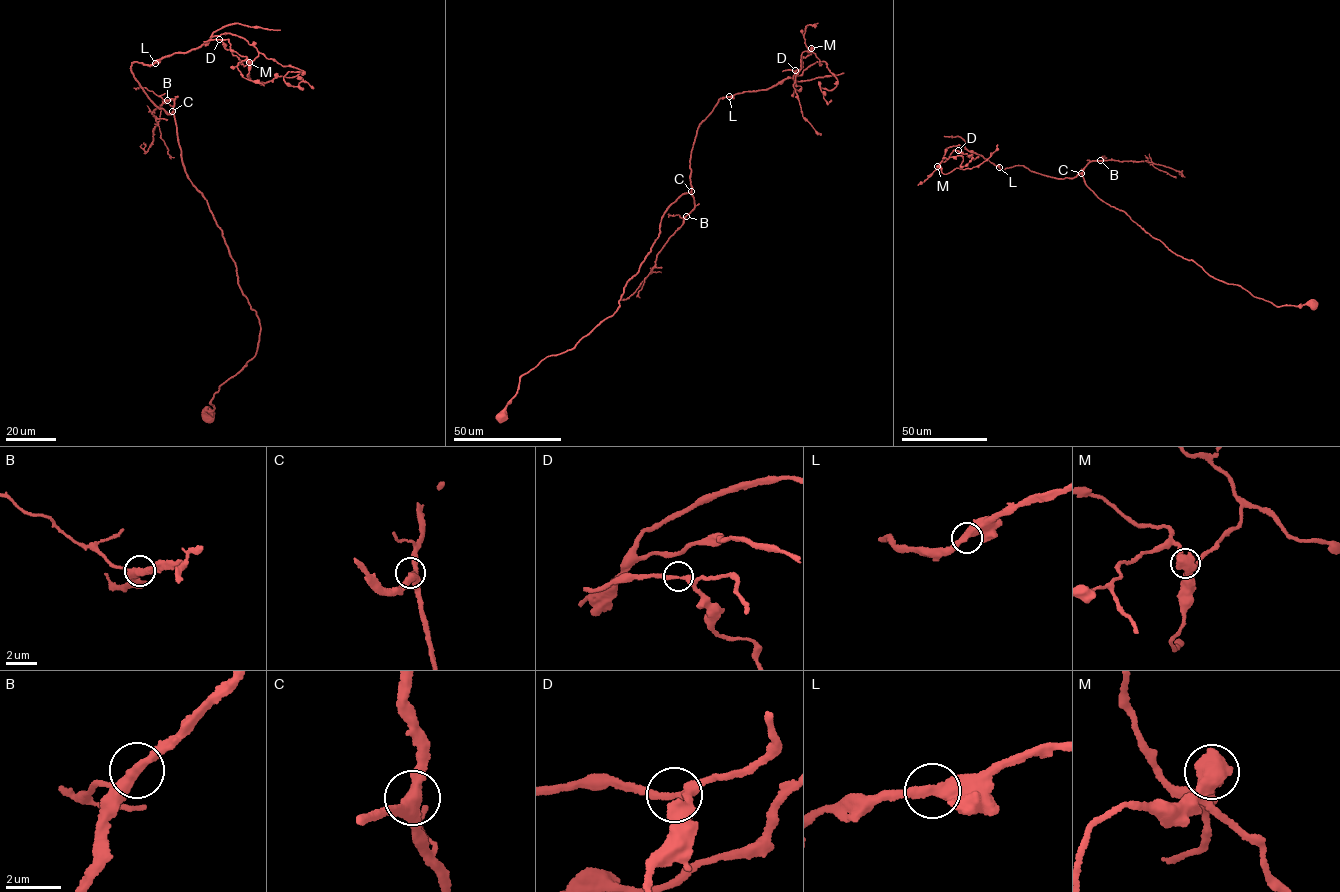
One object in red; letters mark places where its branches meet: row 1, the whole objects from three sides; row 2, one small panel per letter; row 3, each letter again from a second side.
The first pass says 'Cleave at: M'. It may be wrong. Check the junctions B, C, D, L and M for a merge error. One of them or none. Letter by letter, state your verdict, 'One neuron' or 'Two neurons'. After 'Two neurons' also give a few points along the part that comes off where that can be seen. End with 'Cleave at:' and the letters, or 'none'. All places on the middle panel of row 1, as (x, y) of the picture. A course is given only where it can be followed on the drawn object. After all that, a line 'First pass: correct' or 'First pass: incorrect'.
B: One neuron
C: One neuron
D: One neuron
L: One neuron
M: Two neurons. Course of the part to remove: (812, 48), (810, 55), (802, 59), (802, 68), (793, 76), (796, 86), (801, 87), (795, 89), (792, 96)
Cleave at: M
First pass: correct

